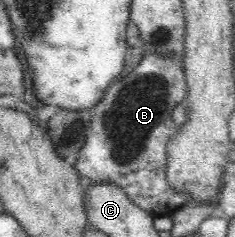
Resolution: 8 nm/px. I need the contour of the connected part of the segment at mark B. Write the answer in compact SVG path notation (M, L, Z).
M146 53L133 72L125 74L125 78L109 85L108 92L95 106L90 135L79 150L73 168L81 178L88 178L94 184L108 182L118 186L133 201L135 206L153 217L170 215L175 209L188 202L188 196L175 192L165 178L166 158L165 141L178 125L171 118L171 110L184 100L186 84L183 76L182 62L177 54L159 55Z

